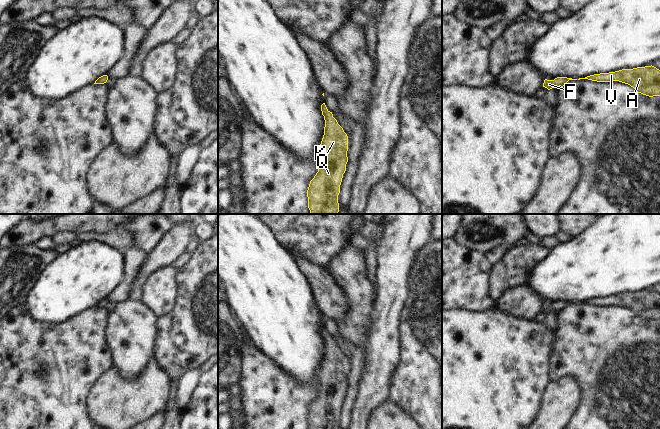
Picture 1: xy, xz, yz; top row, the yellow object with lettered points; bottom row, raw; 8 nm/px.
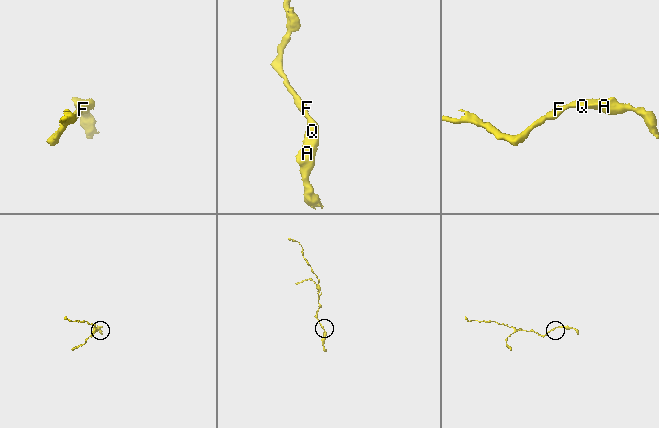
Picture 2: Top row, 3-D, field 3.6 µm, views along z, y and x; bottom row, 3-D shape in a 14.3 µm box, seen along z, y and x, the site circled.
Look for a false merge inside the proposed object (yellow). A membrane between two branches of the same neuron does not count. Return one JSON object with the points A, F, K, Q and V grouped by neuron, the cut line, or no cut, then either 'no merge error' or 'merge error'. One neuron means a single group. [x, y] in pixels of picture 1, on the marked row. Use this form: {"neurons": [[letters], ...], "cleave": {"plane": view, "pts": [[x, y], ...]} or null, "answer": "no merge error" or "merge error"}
{"neurons": [["A", "F", "K", "Q", "V"]], "cleave": null, "answer": "no merge error"}

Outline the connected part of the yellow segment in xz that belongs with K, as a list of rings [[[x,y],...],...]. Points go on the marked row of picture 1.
[[[325,103],[321,111],[325,120],[324,135],[318,150],[318,172],[307,190],[308,208],[310,214],[338,214],[338,195],[348,162],[348,136]]]

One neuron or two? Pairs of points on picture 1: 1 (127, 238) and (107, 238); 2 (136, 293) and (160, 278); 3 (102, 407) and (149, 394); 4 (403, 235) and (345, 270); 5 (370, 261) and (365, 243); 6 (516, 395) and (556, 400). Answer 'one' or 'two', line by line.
1: one
2: two
3: one
4: two
5: two
6: two

